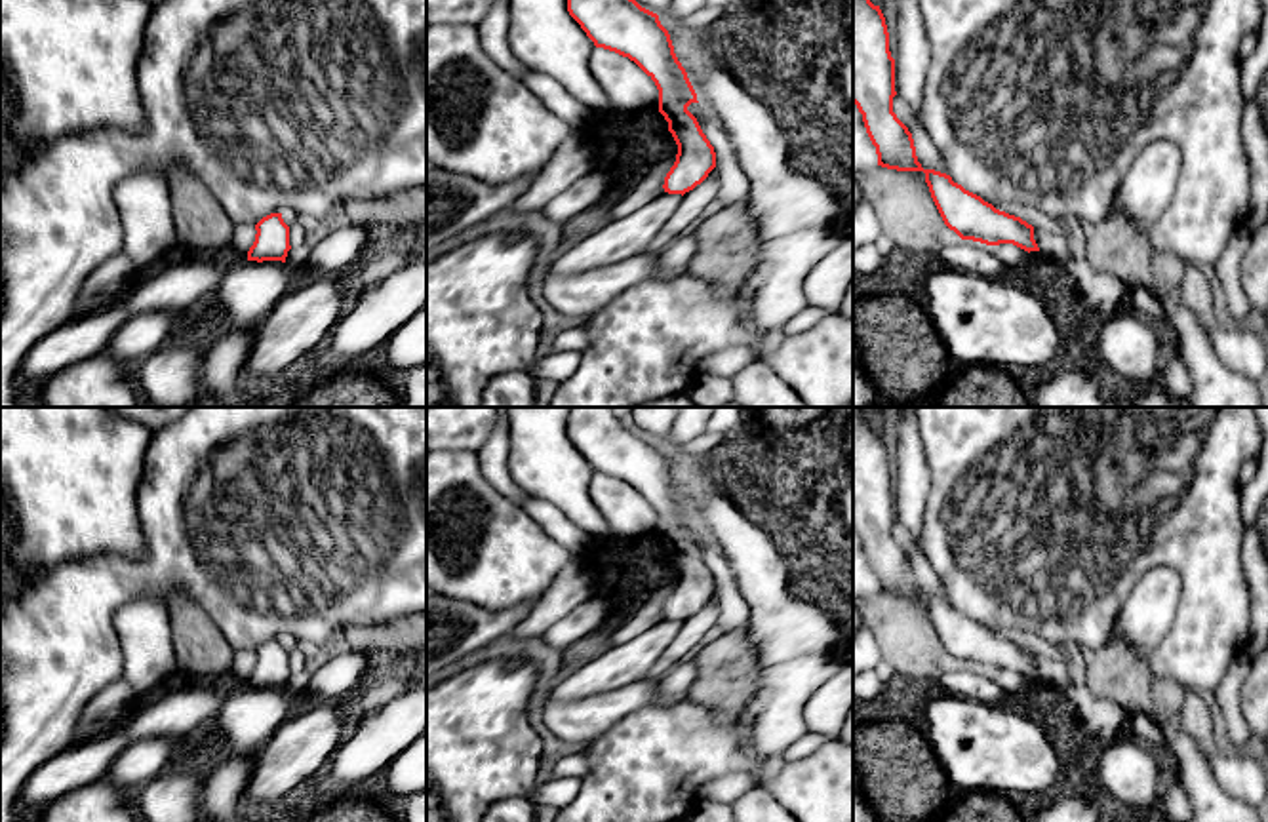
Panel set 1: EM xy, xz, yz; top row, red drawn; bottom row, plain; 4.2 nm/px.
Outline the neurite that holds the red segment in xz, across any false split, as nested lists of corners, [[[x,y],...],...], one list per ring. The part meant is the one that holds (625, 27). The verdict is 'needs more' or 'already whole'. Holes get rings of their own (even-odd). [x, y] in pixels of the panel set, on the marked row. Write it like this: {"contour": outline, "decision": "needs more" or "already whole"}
{"contour": [[[567,0],[567,11],[596,48],[628,57],[655,82],[659,112],[678,145],[663,188],[682,196],[693,190],[716,167],[716,152],[687,110],[691,103],[699,103],[697,93],[659,15],[636,0]]], "decision": "already whole"}

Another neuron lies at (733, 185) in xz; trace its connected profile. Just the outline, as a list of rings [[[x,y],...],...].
[[[691,103],[687,110],[697,118],[703,133],[716,152],[716,167],[720,169],[720,192],[714,209],[725,209],[748,200],[748,179],[735,160],[735,150],[703,105]]]

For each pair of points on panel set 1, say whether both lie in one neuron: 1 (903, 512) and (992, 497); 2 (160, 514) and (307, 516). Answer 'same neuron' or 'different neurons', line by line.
1: different neurons
2: same neuron

